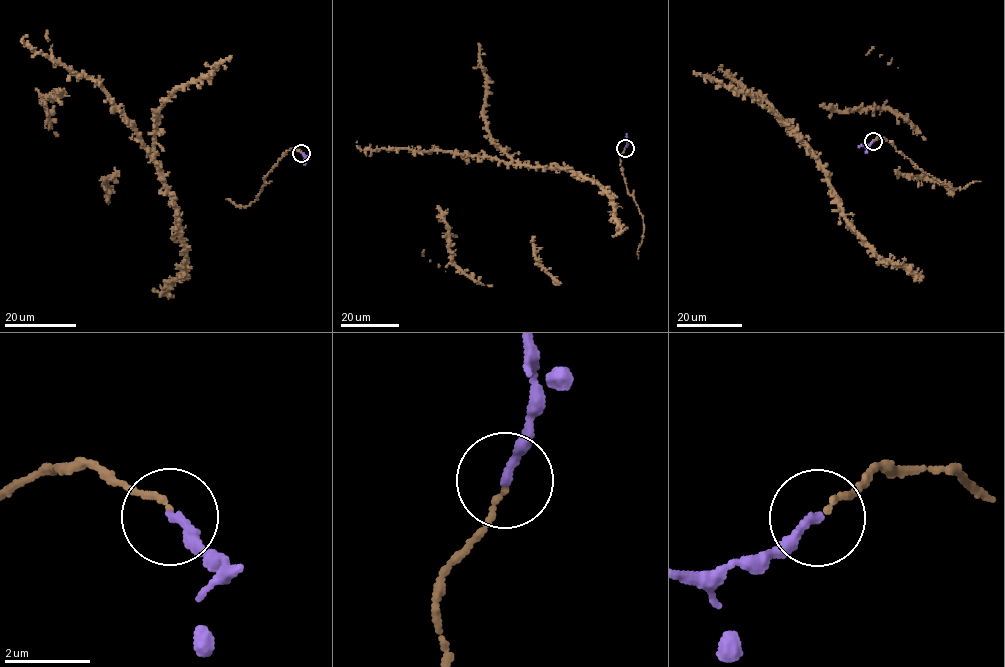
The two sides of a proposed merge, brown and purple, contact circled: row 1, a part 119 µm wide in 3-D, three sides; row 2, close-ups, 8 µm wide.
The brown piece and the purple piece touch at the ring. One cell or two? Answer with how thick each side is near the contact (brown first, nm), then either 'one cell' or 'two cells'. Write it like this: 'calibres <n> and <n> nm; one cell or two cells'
calibres 120 and 200 nm; one cell

